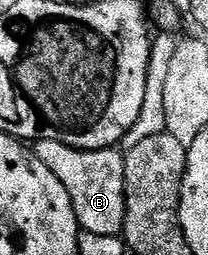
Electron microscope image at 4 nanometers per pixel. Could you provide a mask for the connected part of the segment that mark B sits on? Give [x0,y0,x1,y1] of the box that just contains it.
[32,140,125,235]

